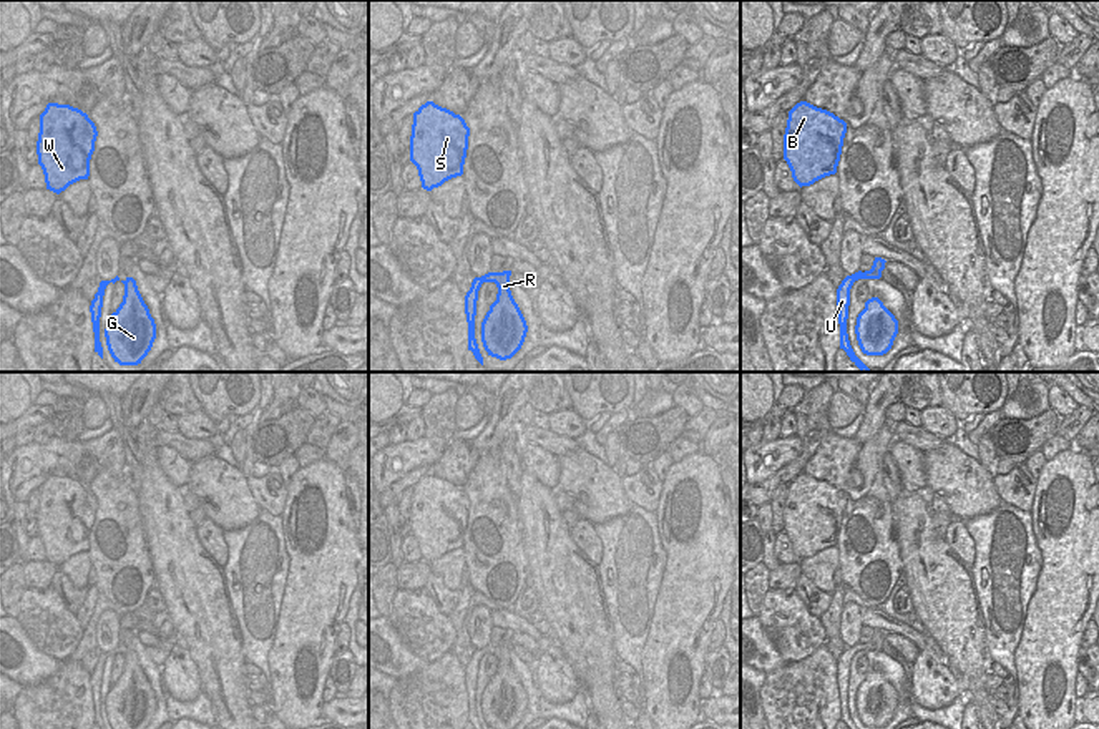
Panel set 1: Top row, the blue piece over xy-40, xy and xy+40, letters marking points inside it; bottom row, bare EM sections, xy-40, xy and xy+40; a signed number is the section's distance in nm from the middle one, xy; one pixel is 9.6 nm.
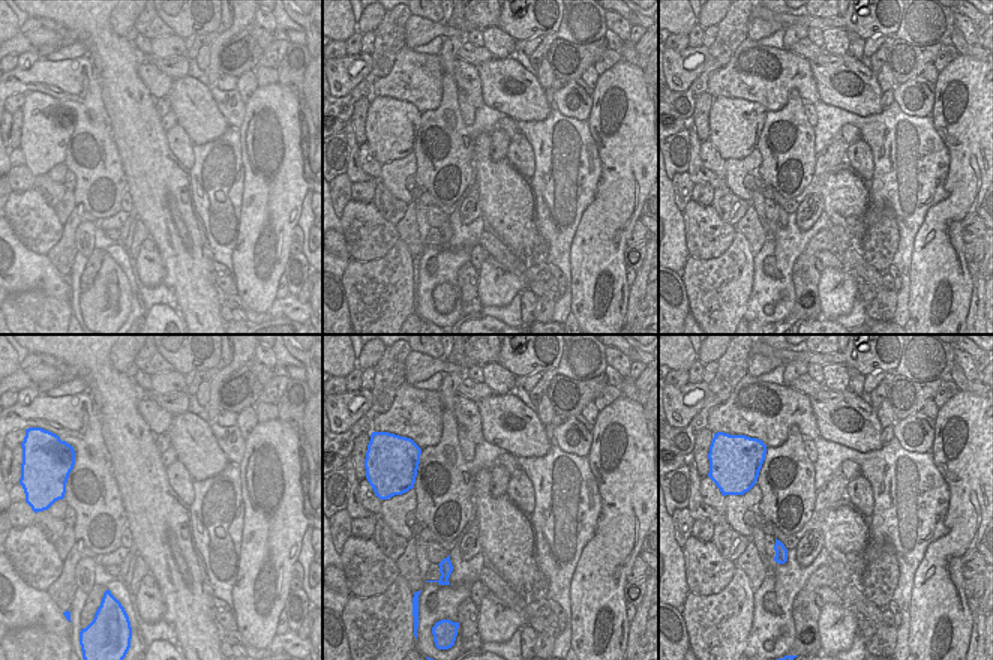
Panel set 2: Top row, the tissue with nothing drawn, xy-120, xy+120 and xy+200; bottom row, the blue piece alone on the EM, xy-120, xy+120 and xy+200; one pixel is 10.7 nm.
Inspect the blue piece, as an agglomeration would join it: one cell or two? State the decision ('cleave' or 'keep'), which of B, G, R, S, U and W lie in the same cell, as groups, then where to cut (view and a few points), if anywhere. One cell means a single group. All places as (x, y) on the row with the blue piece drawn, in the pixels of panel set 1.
cleave; B S W / G R U; cut in xy+40 along (870, 269), (877, 278)

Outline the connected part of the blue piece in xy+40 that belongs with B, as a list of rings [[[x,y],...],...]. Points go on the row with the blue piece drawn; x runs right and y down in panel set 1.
[[[807,101],[789,111],[784,159],[800,188],[837,173],[845,133],[843,120]]]

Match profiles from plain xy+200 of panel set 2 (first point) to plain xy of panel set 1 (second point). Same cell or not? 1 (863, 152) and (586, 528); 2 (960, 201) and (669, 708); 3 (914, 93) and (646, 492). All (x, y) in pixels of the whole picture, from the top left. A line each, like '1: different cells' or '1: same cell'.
1: same cell
2: same cell
3: same cell

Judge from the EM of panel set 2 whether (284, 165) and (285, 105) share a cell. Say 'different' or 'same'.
same

